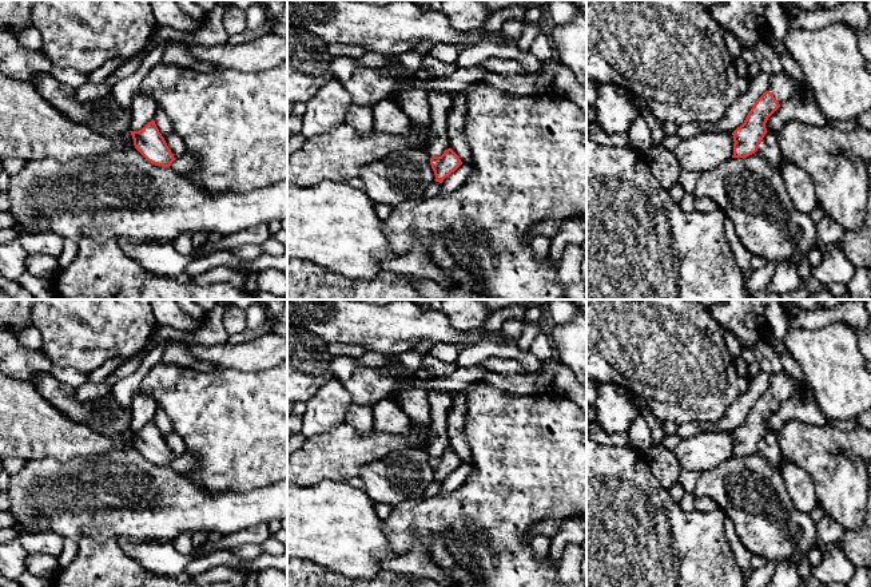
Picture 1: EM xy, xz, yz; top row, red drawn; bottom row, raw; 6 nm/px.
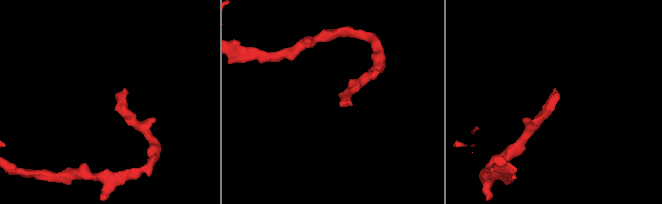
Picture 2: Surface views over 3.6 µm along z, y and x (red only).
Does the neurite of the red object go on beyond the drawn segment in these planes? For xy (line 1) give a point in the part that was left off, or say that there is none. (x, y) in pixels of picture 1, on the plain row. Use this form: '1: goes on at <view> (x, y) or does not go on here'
1: does not go on here

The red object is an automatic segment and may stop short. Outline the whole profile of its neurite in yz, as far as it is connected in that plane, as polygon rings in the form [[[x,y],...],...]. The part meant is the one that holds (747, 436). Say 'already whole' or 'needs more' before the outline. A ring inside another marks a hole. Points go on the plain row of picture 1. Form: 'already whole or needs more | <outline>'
needs more | [[[784,370],[769,377],[769,389],[756,400],[744,423],[732,432],[735,441],[732,457],[747,457],[757,451],[767,433],[768,417],[796,390],[798,384]]]

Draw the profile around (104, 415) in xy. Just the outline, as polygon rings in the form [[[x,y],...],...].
[[[51,372],[40,373],[32,384],[53,408],[76,423],[87,424],[106,436],[130,432],[131,410],[122,408],[111,394],[79,401],[75,389],[56,380]]]

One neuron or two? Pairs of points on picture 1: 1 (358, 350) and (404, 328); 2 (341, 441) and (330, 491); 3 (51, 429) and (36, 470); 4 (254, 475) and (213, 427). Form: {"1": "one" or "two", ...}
{"1": "two", "2": "two", "3": "two", "4": "one"}

